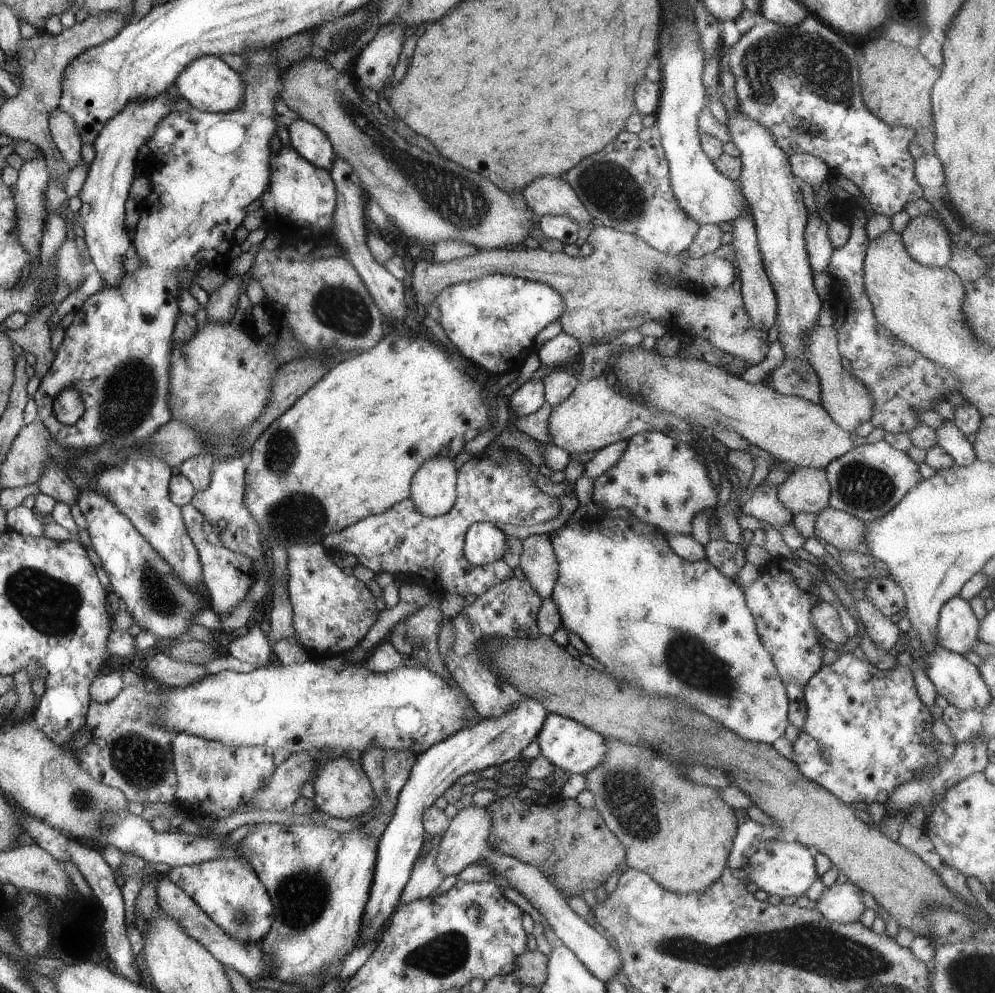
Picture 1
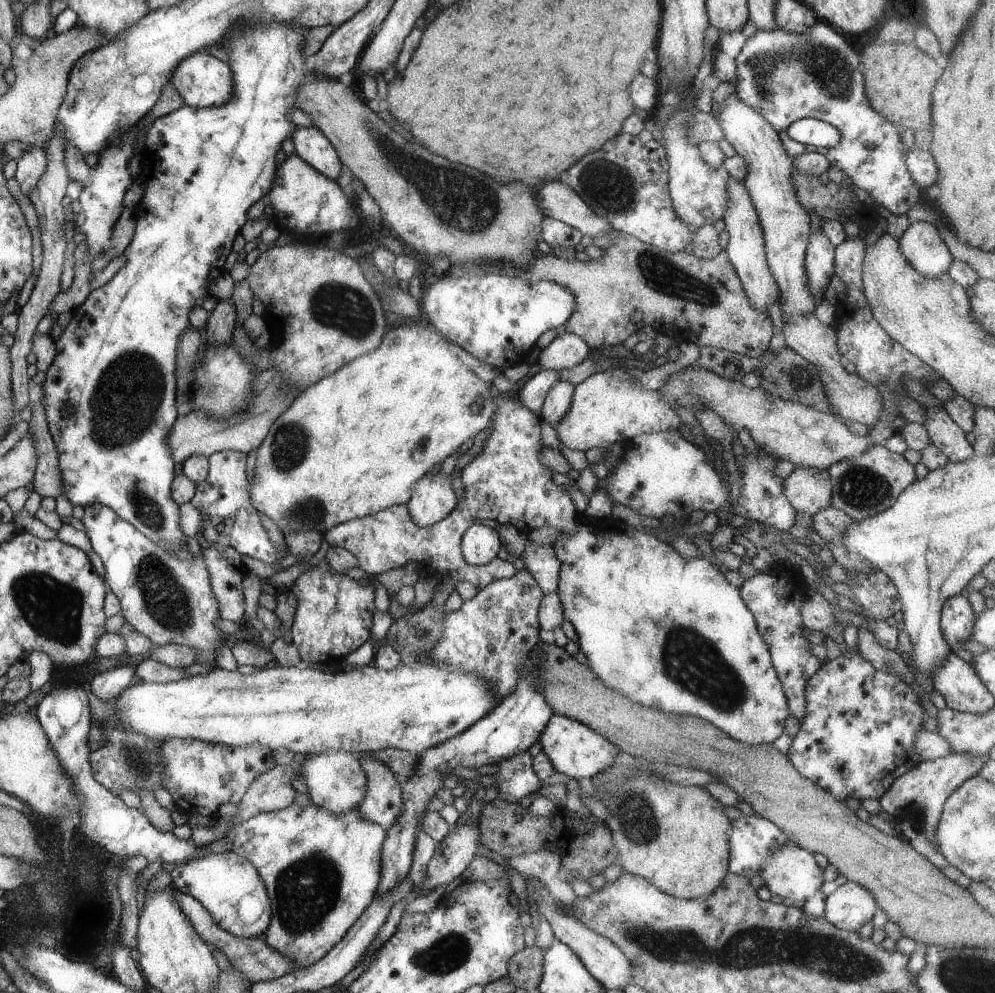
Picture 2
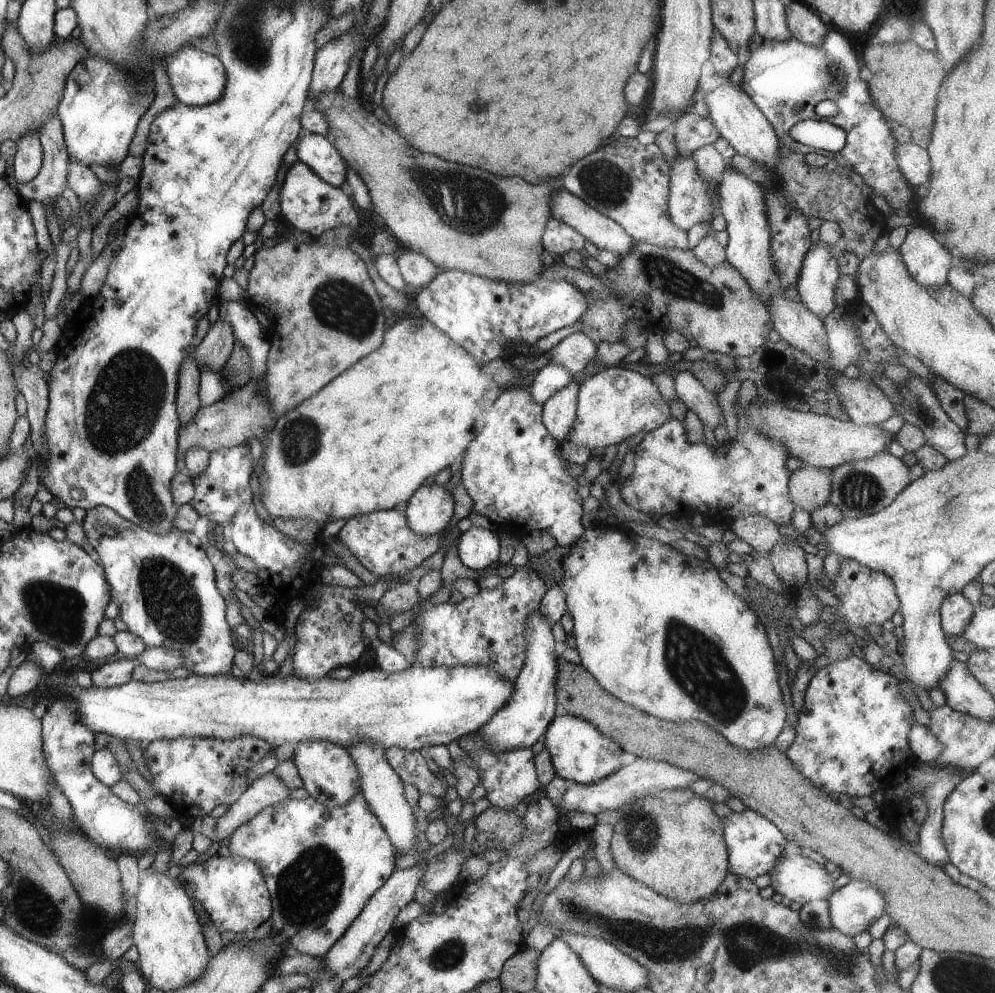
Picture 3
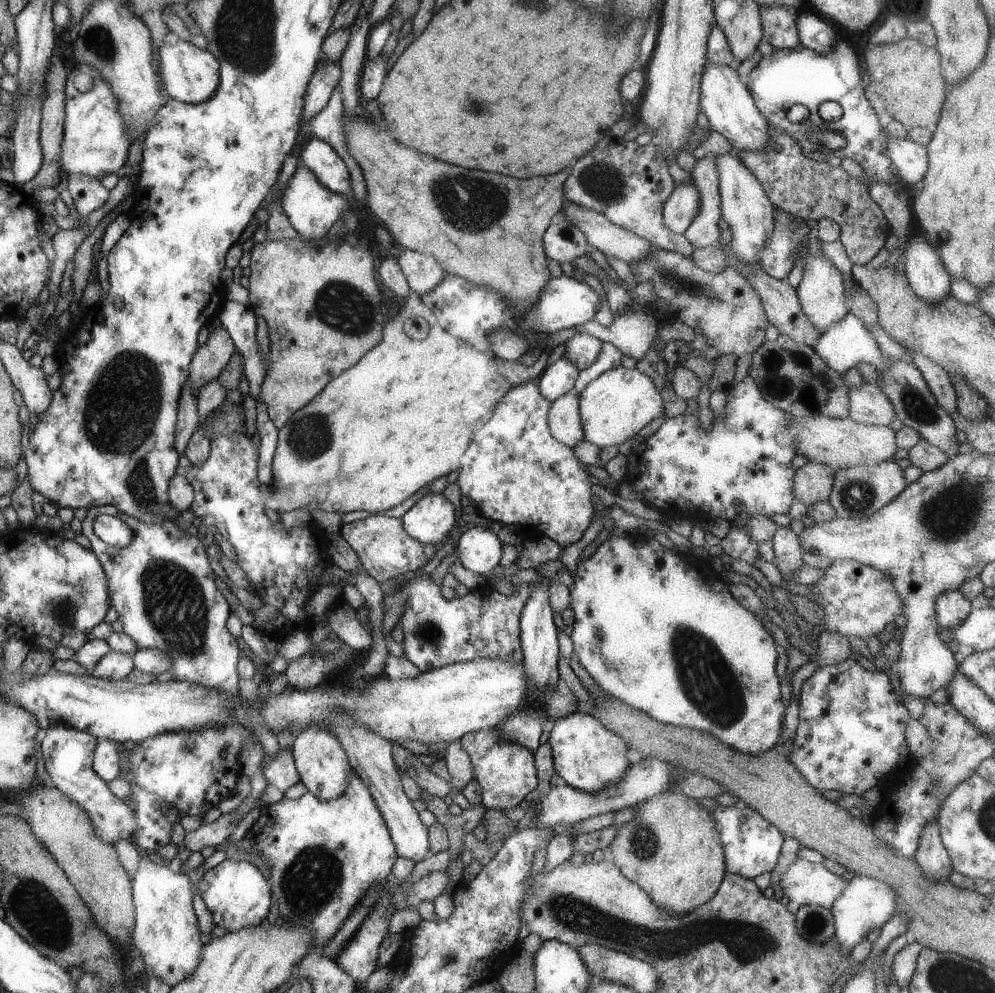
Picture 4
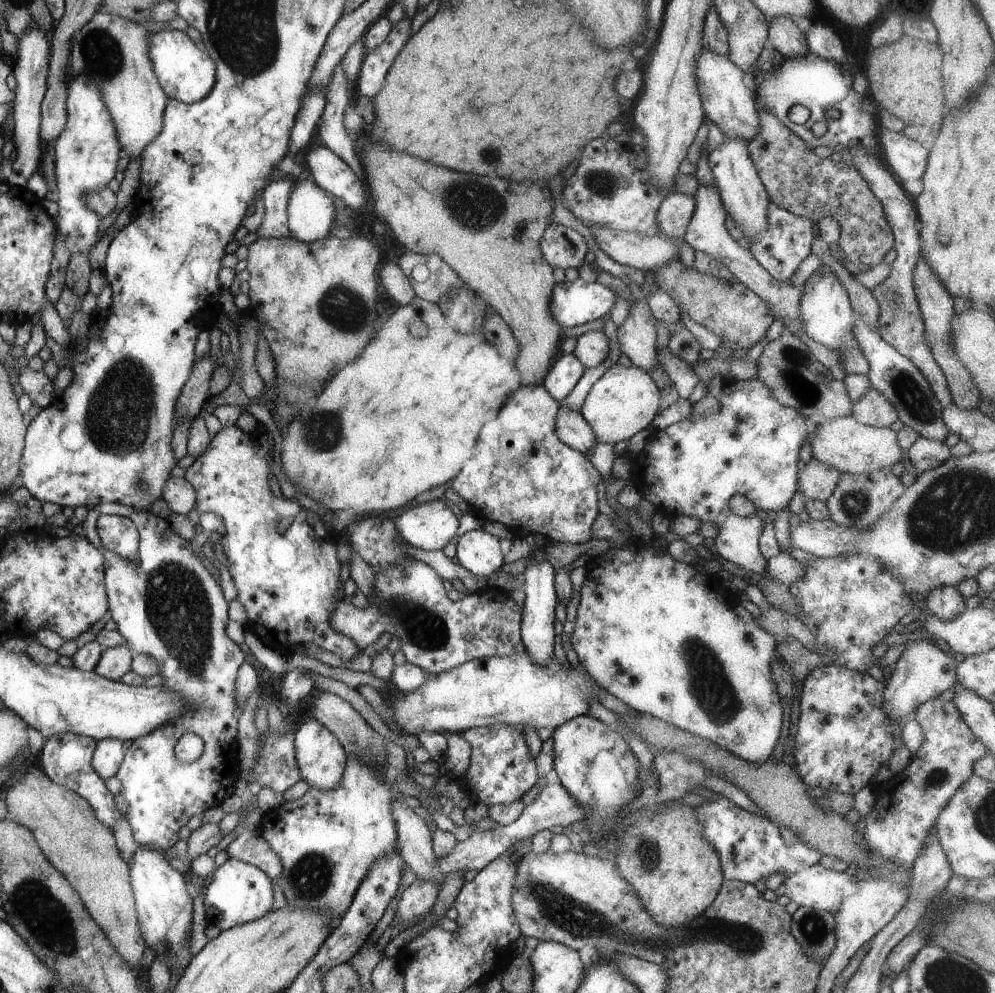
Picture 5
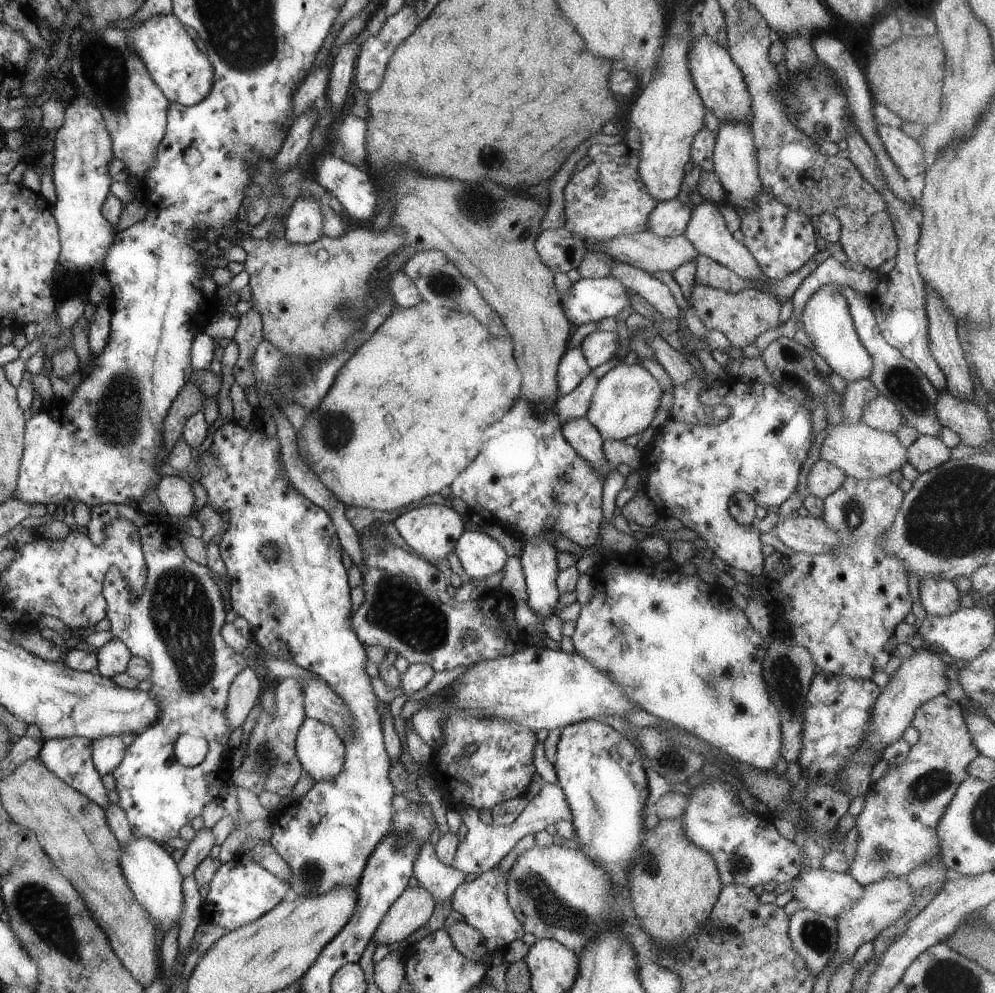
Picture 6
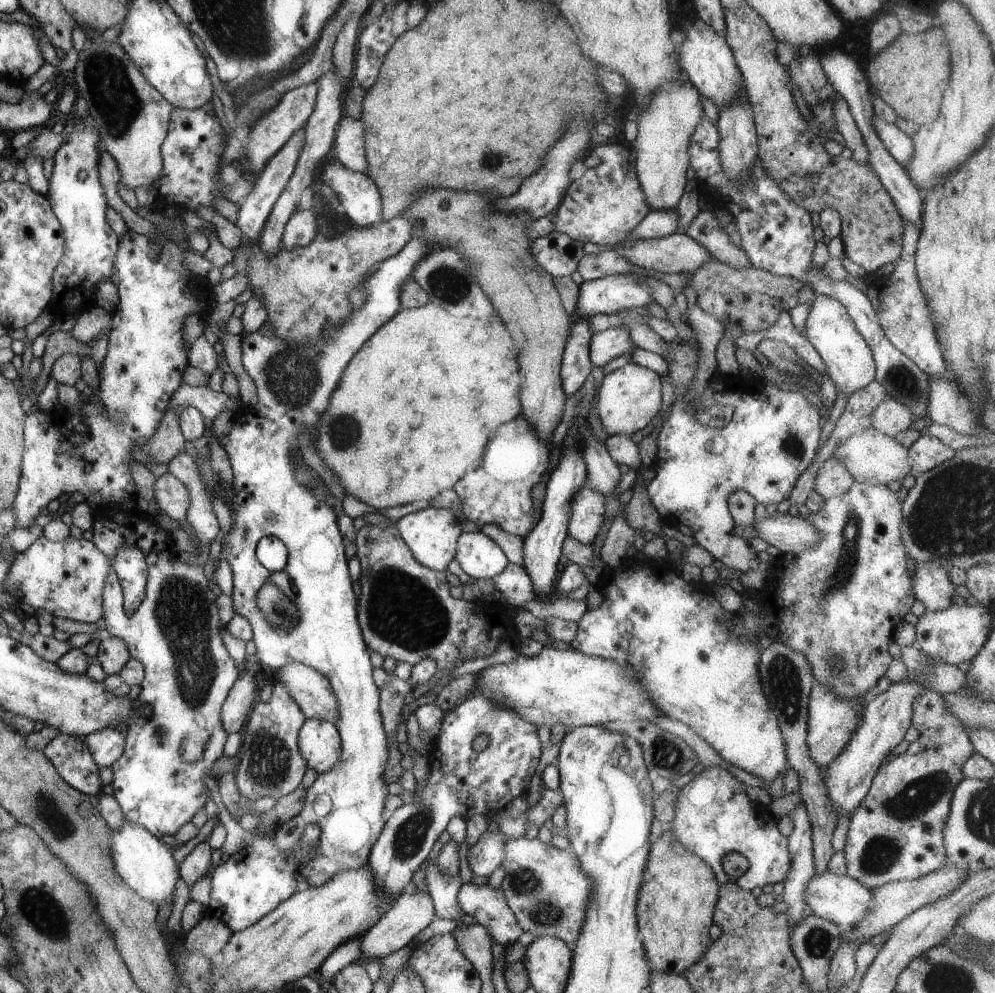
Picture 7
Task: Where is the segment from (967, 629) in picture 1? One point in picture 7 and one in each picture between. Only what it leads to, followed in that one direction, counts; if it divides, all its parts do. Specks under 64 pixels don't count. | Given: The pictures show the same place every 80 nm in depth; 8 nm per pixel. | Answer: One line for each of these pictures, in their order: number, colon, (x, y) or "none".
2: (957, 617)
3: (956, 611)
4: (952, 608)
5: (945, 602)
6: (940, 597)
7: (931, 585)

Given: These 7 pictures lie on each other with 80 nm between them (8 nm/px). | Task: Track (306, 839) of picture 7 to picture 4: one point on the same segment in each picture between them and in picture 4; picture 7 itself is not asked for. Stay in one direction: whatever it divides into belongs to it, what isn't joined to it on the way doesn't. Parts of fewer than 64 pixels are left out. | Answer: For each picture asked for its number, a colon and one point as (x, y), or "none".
4: (237, 895)
5: (240, 893)
6: (241, 891)

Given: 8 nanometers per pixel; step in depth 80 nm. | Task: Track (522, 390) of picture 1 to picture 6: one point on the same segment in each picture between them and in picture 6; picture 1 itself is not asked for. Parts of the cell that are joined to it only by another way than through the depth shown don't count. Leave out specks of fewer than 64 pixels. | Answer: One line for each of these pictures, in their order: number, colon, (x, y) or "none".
2: (533, 393)
3: (551, 379)
4: (554, 381)
5: (567, 370)
6: (573, 368)

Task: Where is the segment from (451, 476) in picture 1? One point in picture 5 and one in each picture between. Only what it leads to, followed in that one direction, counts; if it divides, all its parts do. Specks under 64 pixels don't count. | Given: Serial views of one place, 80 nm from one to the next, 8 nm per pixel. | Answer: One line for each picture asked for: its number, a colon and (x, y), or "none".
2: (432, 498)
3: (430, 510)
4: (430, 521)
5: (431, 526)

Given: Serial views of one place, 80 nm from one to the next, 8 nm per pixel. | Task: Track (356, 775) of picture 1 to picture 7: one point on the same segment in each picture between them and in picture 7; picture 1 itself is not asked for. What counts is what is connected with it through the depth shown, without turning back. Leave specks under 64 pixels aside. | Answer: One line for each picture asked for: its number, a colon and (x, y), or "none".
2: (335, 780)
3: (328, 774)
4: (323, 768)
5: (321, 759)
6: (321, 752)
7: (319, 742)

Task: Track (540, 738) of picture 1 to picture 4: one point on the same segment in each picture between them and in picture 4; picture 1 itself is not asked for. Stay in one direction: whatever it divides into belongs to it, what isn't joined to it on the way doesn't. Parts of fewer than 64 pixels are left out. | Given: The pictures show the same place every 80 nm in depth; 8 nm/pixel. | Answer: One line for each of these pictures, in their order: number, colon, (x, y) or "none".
2: (574, 749)
3: (580, 753)
4: (589, 757)

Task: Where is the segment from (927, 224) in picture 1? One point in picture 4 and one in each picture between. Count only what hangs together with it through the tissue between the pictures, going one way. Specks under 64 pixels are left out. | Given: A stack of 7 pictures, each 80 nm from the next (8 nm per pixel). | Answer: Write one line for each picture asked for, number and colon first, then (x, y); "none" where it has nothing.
2: (920, 244)
3: (927, 260)
4: (924, 267)

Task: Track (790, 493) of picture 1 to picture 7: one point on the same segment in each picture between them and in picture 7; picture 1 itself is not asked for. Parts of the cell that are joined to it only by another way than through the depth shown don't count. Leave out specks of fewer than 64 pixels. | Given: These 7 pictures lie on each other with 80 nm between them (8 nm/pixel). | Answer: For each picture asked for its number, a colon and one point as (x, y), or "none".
2: (808, 490)
3: (810, 487)
4: (813, 483)
5: (817, 481)
6: (824, 479)
7: (833, 479)

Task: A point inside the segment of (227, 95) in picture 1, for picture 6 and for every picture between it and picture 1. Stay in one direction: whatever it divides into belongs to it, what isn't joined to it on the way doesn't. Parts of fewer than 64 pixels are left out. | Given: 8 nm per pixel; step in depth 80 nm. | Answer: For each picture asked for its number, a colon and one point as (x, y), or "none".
2: (203, 81)
3: (196, 78)
4: (190, 75)
5: (187, 74)
6: (184, 74)

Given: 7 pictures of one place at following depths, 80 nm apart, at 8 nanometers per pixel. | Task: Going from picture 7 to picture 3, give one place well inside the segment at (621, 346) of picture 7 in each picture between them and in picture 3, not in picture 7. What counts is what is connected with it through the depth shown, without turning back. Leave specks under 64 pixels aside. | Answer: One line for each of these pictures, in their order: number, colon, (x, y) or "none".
3: (575, 352)
4: (583, 349)
5: (592, 348)
6: (598, 348)

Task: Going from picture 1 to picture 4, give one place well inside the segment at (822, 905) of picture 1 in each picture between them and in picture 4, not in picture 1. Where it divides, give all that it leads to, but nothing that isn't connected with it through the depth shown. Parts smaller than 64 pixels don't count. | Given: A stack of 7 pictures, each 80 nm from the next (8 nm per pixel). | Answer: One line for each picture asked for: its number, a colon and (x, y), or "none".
2: (849, 907)
3: (853, 908)
4: (865, 905)

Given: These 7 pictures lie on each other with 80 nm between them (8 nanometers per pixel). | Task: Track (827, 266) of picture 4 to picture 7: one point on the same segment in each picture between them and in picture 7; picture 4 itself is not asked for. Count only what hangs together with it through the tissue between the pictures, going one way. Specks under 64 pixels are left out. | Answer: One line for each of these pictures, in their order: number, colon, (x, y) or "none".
5: (826, 313)
6: (827, 320)
7: (849, 362)

